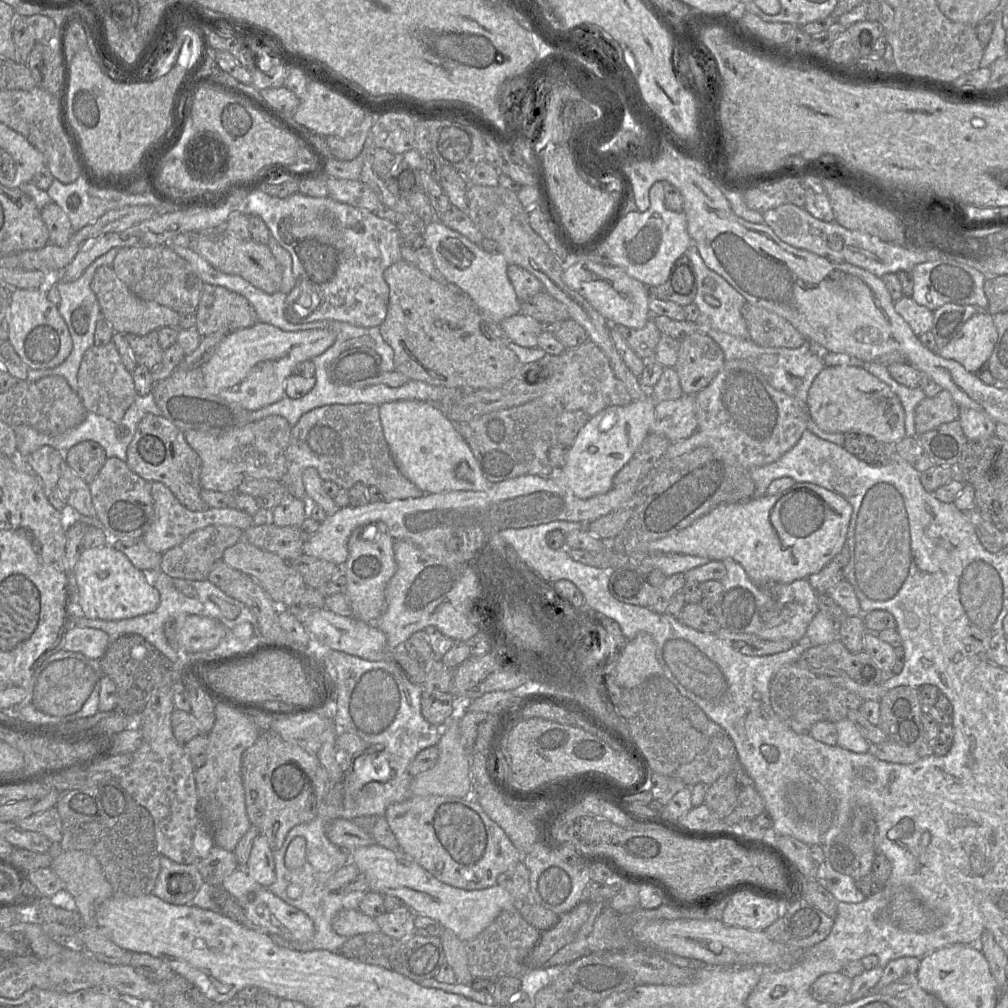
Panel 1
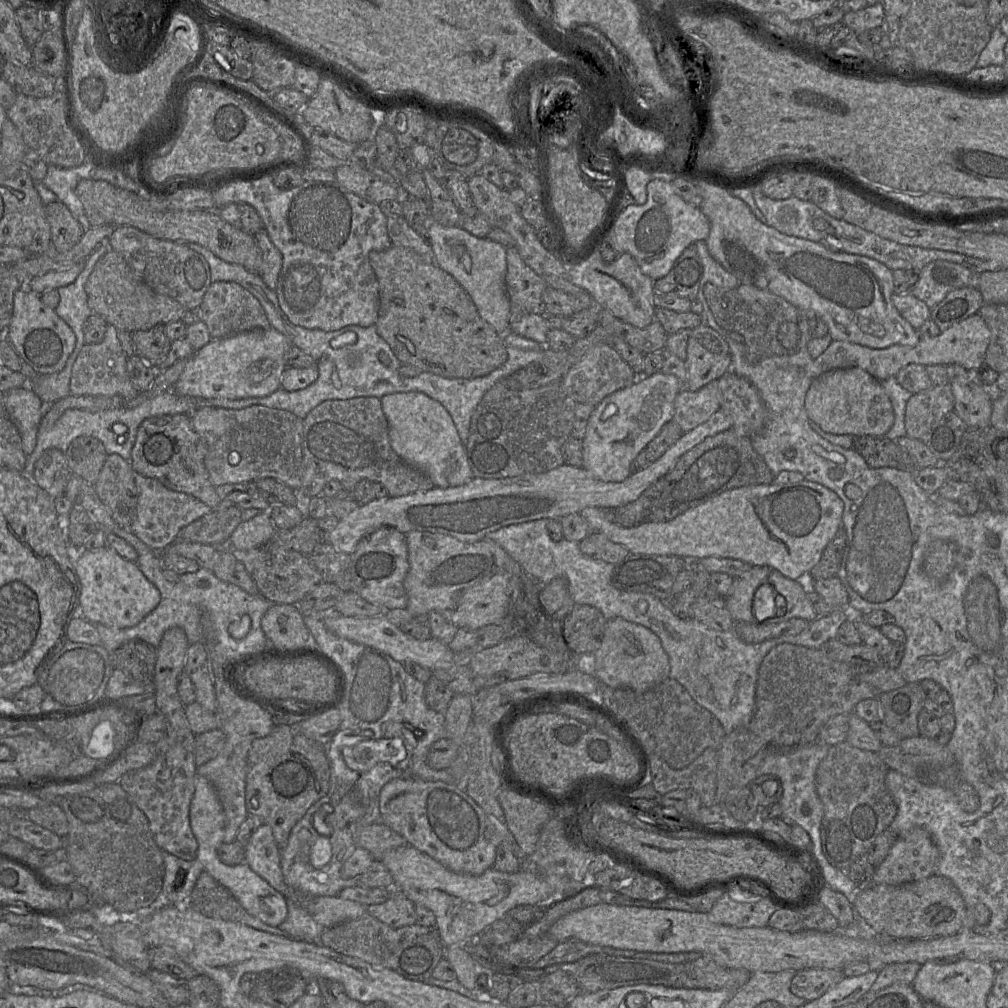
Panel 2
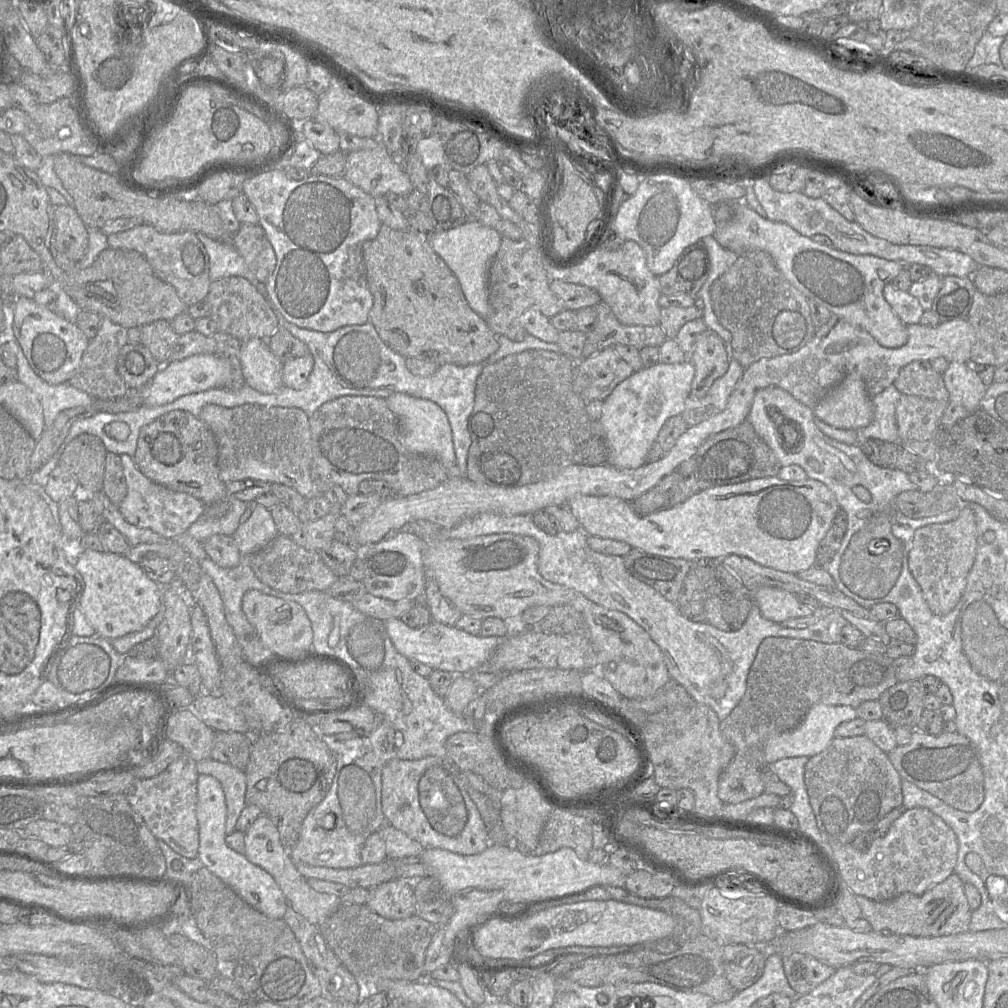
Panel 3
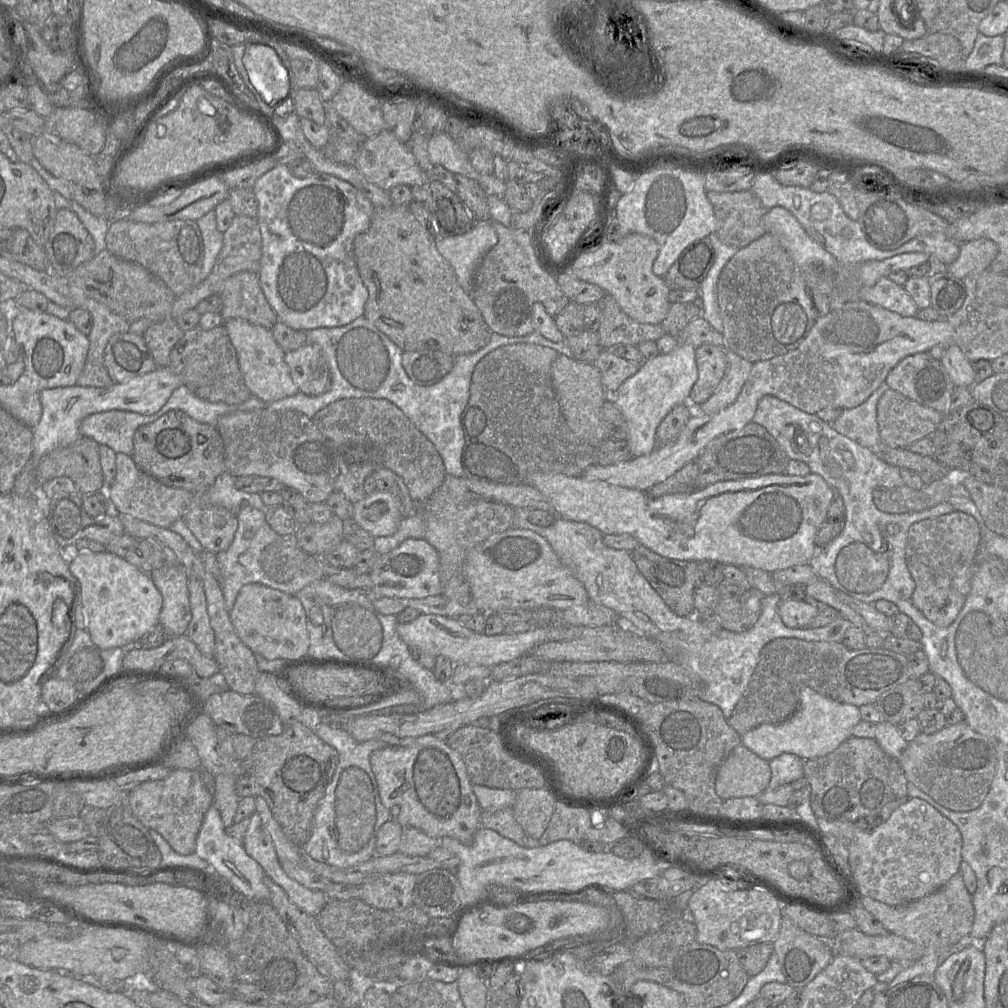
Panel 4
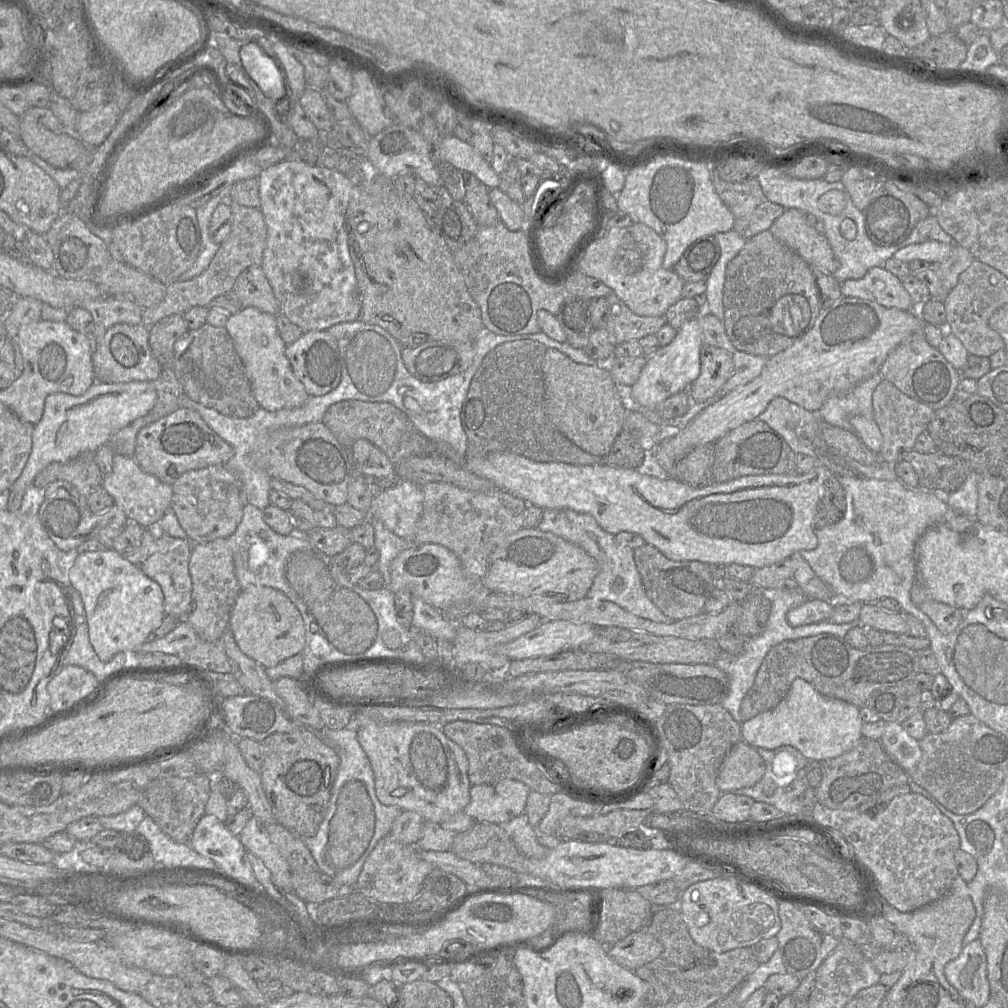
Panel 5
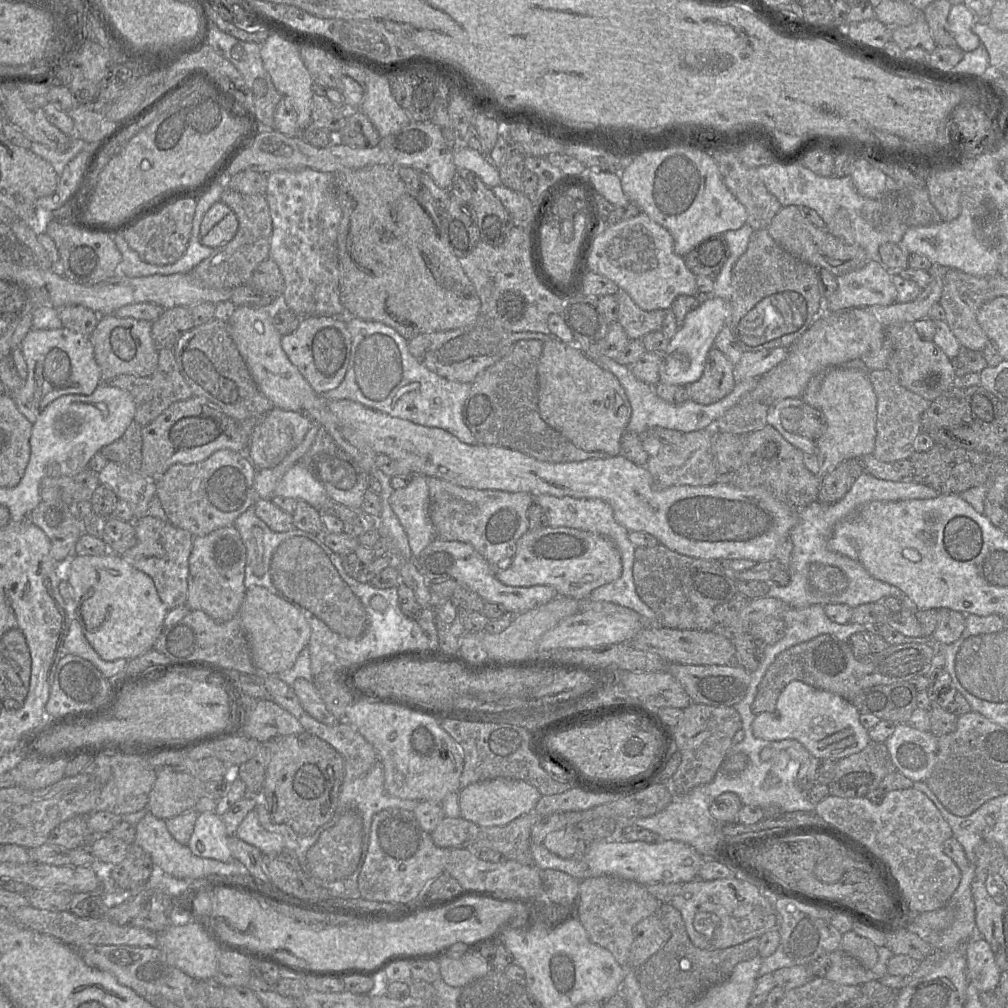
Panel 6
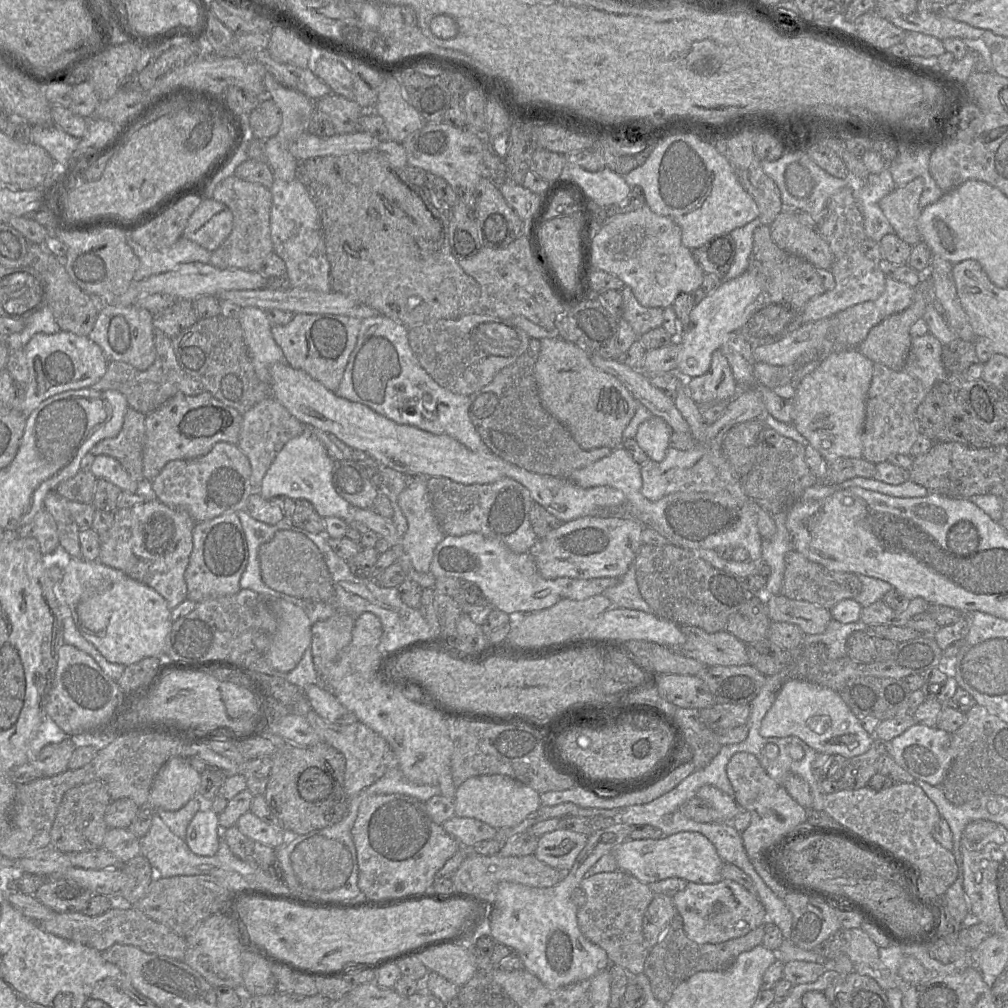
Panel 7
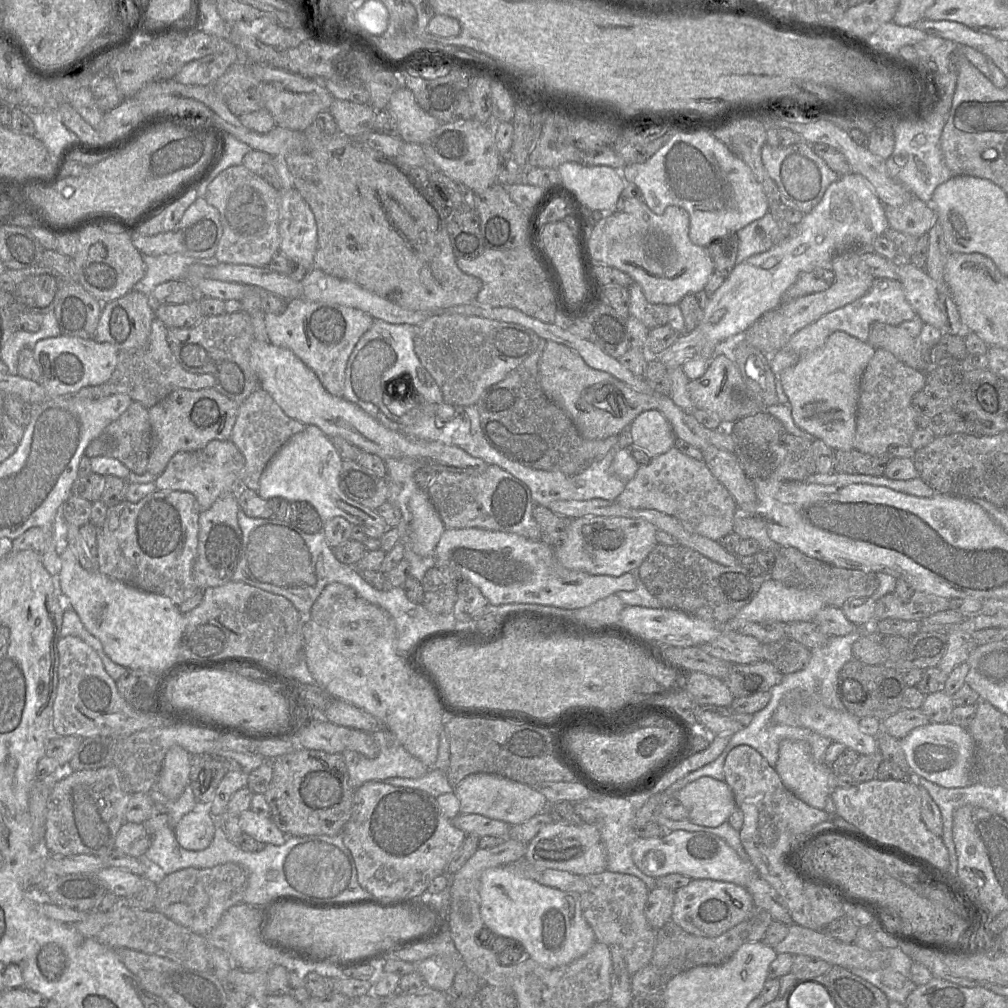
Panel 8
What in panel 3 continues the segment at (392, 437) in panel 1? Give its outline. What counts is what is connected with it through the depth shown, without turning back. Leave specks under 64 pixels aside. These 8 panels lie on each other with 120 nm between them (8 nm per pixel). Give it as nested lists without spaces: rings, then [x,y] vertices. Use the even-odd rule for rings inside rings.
[[[404,393],[392,394],[386,399],[386,403],[399,421],[402,443],[408,451],[437,459],[447,472],[456,465],[451,426],[439,405]]]

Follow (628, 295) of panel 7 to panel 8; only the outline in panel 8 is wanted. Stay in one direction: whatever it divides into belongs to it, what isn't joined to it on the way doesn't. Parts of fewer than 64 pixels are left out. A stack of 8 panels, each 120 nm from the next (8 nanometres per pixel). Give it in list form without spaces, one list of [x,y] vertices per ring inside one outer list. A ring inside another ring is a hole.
[[[633,282],[628,290],[630,316],[638,319],[648,329],[668,324],[668,305],[648,302],[637,283]]]

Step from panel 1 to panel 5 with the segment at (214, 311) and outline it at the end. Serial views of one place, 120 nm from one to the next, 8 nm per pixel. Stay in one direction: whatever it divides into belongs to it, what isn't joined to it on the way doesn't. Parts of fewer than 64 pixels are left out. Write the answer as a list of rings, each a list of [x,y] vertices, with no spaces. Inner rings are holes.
[[[250,266],[237,277],[232,291],[242,307],[255,307],[276,316],[279,303],[261,266]]]

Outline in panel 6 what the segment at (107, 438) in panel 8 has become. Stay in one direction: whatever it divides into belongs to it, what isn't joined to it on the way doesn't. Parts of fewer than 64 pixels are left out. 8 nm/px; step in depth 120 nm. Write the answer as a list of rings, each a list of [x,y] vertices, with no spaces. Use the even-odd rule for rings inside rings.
[[[135,420],[116,441],[104,446],[100,453],[108,461],[121,464],[129,470],[141,472],[142,465],[142,426]]]

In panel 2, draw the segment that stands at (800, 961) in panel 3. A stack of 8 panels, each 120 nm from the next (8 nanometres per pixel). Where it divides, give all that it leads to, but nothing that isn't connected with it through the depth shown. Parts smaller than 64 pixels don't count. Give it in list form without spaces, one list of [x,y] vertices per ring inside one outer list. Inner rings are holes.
[[[809,968],[797,971],[791,982],[791,992],[806,1001],[822,996],[844,977],[839,969]]]

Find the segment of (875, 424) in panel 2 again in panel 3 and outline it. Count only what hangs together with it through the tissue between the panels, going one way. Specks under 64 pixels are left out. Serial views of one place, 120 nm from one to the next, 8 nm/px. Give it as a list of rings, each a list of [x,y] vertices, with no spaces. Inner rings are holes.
[[[857,373],[848,374],[816,404],[813,413],[832,427],[850,430],[868,426],[874,416],[871,397]]]

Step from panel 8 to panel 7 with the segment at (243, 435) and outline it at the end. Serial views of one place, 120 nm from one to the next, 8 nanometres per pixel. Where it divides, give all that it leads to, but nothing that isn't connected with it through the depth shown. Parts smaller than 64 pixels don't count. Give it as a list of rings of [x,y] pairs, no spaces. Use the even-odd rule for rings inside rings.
[[[274,397],[265,399],[242,414],[242,426],[237,446],[247,456],[251,466],[250,484],[253,494],[260,493],[263,477],[285,444],[305,432],[306,426],[292,416]]]

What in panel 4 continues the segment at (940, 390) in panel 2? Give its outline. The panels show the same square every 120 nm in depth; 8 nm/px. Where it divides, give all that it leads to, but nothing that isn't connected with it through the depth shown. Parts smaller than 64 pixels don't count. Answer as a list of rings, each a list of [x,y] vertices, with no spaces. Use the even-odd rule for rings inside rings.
[[[887,390],[877,404],[877,423],[881,445],[889,448],[907,448],[916,441],[931,437],[939,426],[943,414],[939,411],[920,405],[900,392]]]

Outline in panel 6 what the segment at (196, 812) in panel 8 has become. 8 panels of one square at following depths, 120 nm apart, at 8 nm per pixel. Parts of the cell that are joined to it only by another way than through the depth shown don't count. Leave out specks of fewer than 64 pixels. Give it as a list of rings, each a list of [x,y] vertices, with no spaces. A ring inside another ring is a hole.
[[[215,811],[198,814],[187,846],[198,857],[215,859],[221,862],[228,862],[233,859],[228,847],[225,825]]]

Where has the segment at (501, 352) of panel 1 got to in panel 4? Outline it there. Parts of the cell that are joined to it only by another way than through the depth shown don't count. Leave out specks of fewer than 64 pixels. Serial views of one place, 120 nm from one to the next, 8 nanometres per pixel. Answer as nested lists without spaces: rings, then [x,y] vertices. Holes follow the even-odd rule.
[[[408,206],[374,208],[369,229],[354,239],[354,256],[368,291],[364,317],[403,352],[439,350],[459,356],[474,353],[489,343],[492,331],[471,294],[460,286],[453,268],[439,253],[435,239],[421,226]]]

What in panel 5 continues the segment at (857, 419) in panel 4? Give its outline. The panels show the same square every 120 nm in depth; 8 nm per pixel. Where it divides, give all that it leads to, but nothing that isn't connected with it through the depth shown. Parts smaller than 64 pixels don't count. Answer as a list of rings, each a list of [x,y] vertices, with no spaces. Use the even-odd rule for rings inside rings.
[[[877,373],[859,383],[849,393],[828,398],[817,412],[819,418],[845,430],[852,430],[850,419],[854,416],[874,419],[873,392],[882,380],[884,378]]]

